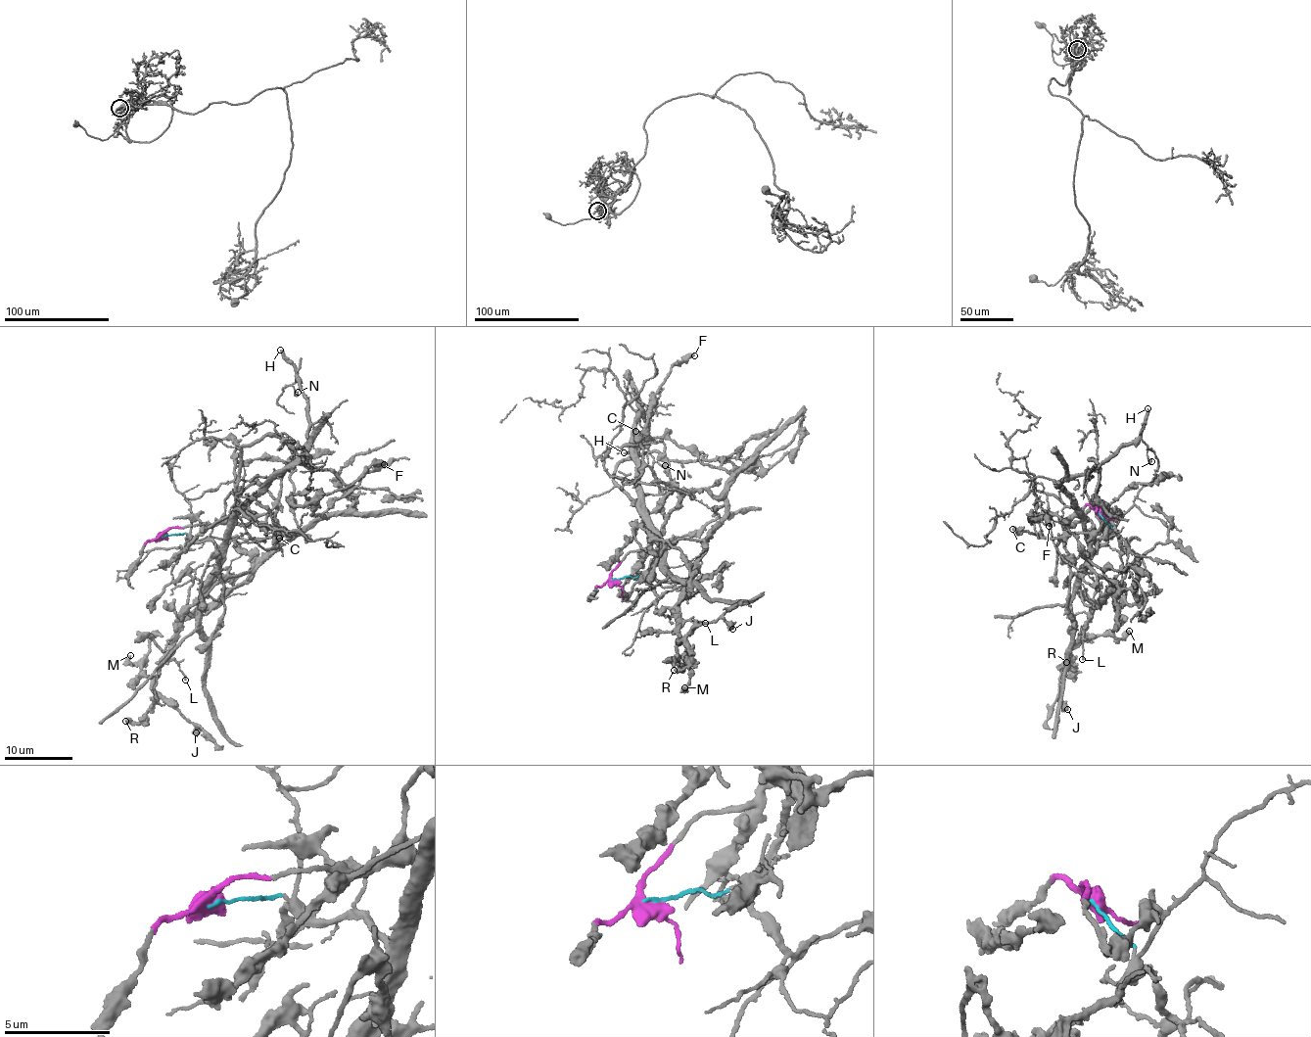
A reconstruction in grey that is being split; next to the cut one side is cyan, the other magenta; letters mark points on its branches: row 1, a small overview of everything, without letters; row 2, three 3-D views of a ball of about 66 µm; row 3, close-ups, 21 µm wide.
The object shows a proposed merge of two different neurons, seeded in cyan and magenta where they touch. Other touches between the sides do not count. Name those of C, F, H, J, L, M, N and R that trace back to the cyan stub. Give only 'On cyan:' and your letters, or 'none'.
On cyan: H, N

